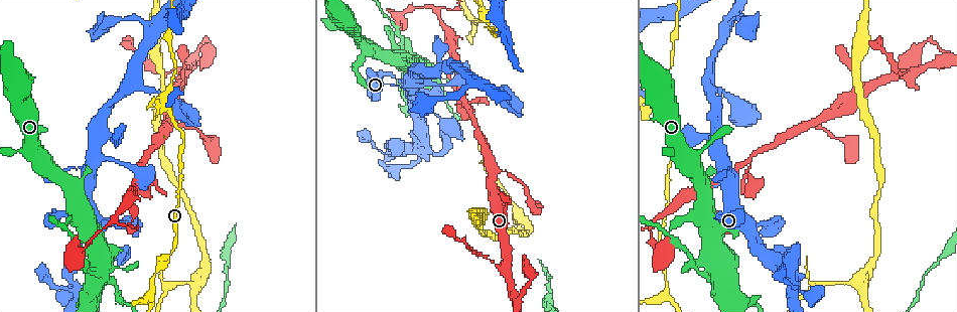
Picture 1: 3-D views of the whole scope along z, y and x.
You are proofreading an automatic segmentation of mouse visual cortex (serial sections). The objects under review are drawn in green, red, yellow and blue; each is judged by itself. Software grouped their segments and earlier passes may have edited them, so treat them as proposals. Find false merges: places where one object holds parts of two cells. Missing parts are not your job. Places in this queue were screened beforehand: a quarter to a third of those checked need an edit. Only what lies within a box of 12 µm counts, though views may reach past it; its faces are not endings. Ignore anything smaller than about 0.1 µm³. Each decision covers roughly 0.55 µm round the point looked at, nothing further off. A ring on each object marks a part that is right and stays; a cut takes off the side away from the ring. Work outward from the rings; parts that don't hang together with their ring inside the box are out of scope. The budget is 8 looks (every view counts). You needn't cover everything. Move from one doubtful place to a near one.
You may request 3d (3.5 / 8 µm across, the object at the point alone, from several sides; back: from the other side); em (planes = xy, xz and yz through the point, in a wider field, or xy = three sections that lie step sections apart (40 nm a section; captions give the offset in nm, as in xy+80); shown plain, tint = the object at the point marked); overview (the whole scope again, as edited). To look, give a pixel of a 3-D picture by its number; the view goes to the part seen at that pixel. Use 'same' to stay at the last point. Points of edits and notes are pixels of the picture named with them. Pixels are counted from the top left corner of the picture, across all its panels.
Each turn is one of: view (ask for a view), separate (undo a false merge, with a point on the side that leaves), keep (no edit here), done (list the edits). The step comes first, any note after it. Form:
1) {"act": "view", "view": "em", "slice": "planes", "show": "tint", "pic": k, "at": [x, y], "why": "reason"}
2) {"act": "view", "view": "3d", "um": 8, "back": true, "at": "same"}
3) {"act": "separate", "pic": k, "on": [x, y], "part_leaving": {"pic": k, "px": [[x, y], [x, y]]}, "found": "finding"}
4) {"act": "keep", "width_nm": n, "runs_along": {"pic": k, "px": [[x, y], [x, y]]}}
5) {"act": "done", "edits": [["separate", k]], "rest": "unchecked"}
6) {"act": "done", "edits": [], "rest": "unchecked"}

{"act": "view", "view": "3d", "um": 3.5, "pic": 1, "at": [167, 109], "why": "three arms meet"}

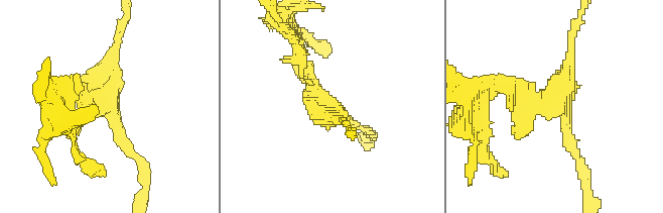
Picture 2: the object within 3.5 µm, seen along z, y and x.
{"act": "view", "view": "em", "slice": "xy", "step": 2, "show": "tint", "pic": 2, "at": [331, 111]}

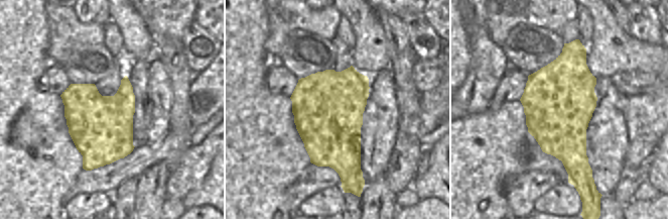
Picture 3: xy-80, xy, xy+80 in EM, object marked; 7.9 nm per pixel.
{"act": "separate", "pic": 2, "on": [504, 79], "found": "a second cell is stuck on"}

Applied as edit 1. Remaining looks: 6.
{"act": "view", "view": "3d", "um": 8, "pic": 1, "at": [109, 276], "why": "calibre changes"}

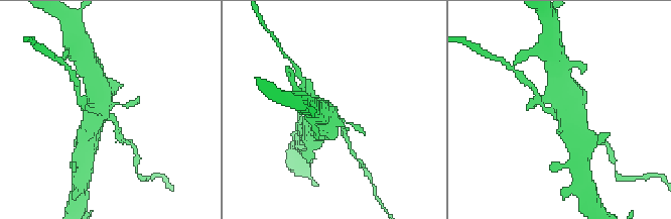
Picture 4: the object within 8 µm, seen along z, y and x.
{"act": "view", "view": "3d", "um": 3.5, "pic": 4, "at": [107, 114], "why": "zoom in"}

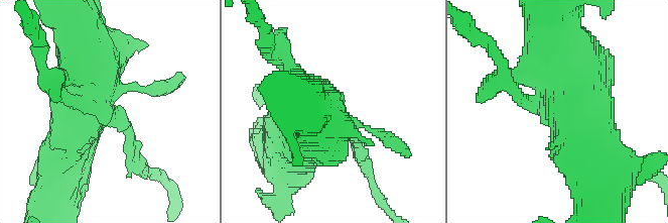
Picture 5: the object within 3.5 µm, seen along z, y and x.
{"act": "view", "view": "em", "slice": "xy", "step": 5, "show": "tint", "pic": 5, "at": [108, 112]}

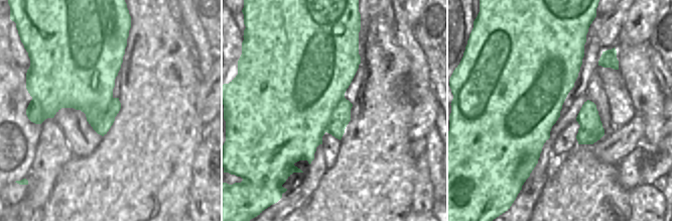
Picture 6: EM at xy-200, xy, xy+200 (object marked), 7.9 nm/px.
{"act": "separate", "pic": 5, "on": [500, 63], "found": "a second cell is stuck on"}

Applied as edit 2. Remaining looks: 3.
{"act": "view", "view": "overview", "why": "see it whole again"}

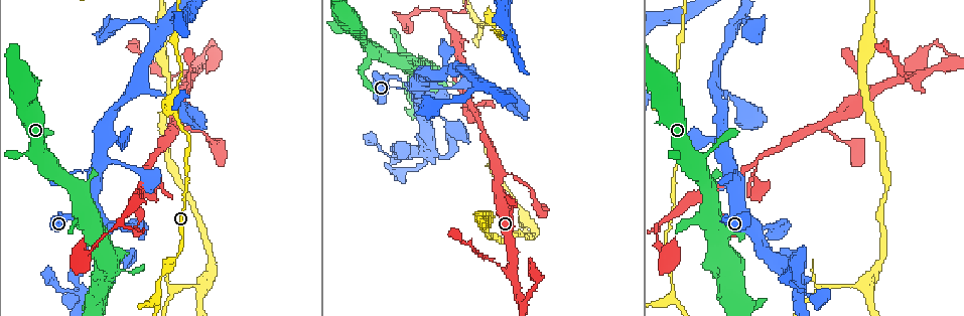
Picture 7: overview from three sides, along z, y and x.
{"act": "view", "view": "3d", "um": 3.5, "pic": 7, "at": [672, 298]}

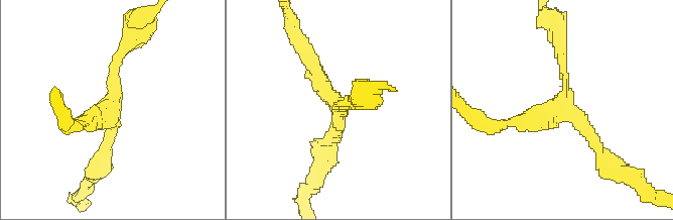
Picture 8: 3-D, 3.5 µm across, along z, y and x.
{"act": "view", "view": "em", "slice": "xy", "step": 5, "show": "tint", "pic": 8, "at": [559, 102]}

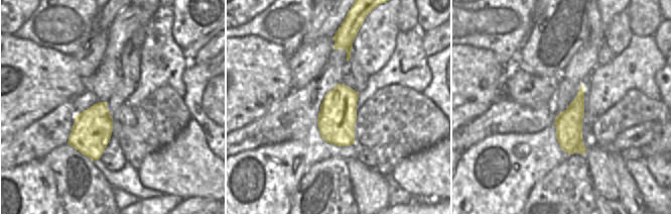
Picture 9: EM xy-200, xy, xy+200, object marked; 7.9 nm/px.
{"act": "keep", "arms": 3, "runs_along": {"pic": 8, "px": [[131, 42], [115, 67], [112, 104], [82, 123]]}, "found": "one cell here"}

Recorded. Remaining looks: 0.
{"act": "done", "edits": [["separate", 2], ["separate", 5]], "rest": "unchecked"}

